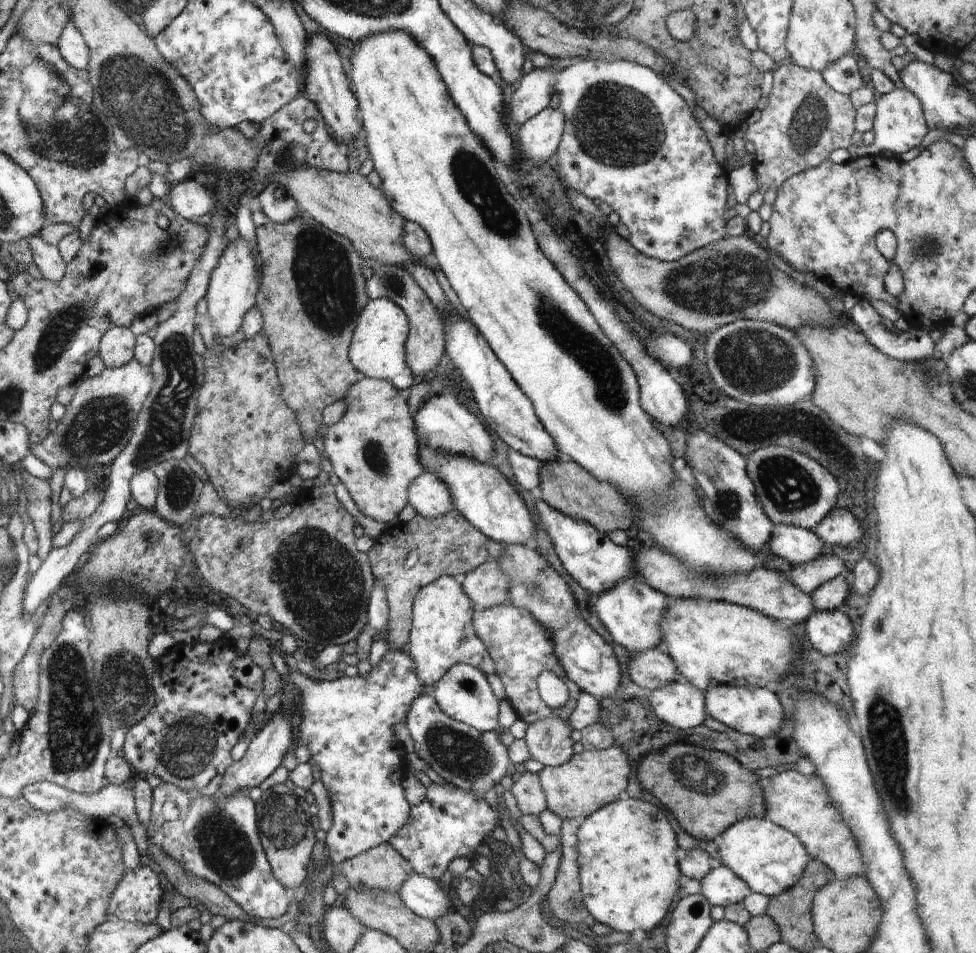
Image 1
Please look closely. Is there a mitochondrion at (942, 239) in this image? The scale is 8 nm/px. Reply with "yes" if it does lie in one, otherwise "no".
yes

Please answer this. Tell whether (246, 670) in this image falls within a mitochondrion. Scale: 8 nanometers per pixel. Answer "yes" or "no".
no

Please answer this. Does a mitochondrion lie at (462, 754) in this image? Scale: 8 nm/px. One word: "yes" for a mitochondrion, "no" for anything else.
yes

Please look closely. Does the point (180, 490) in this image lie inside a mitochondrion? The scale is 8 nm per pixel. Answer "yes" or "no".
yes

